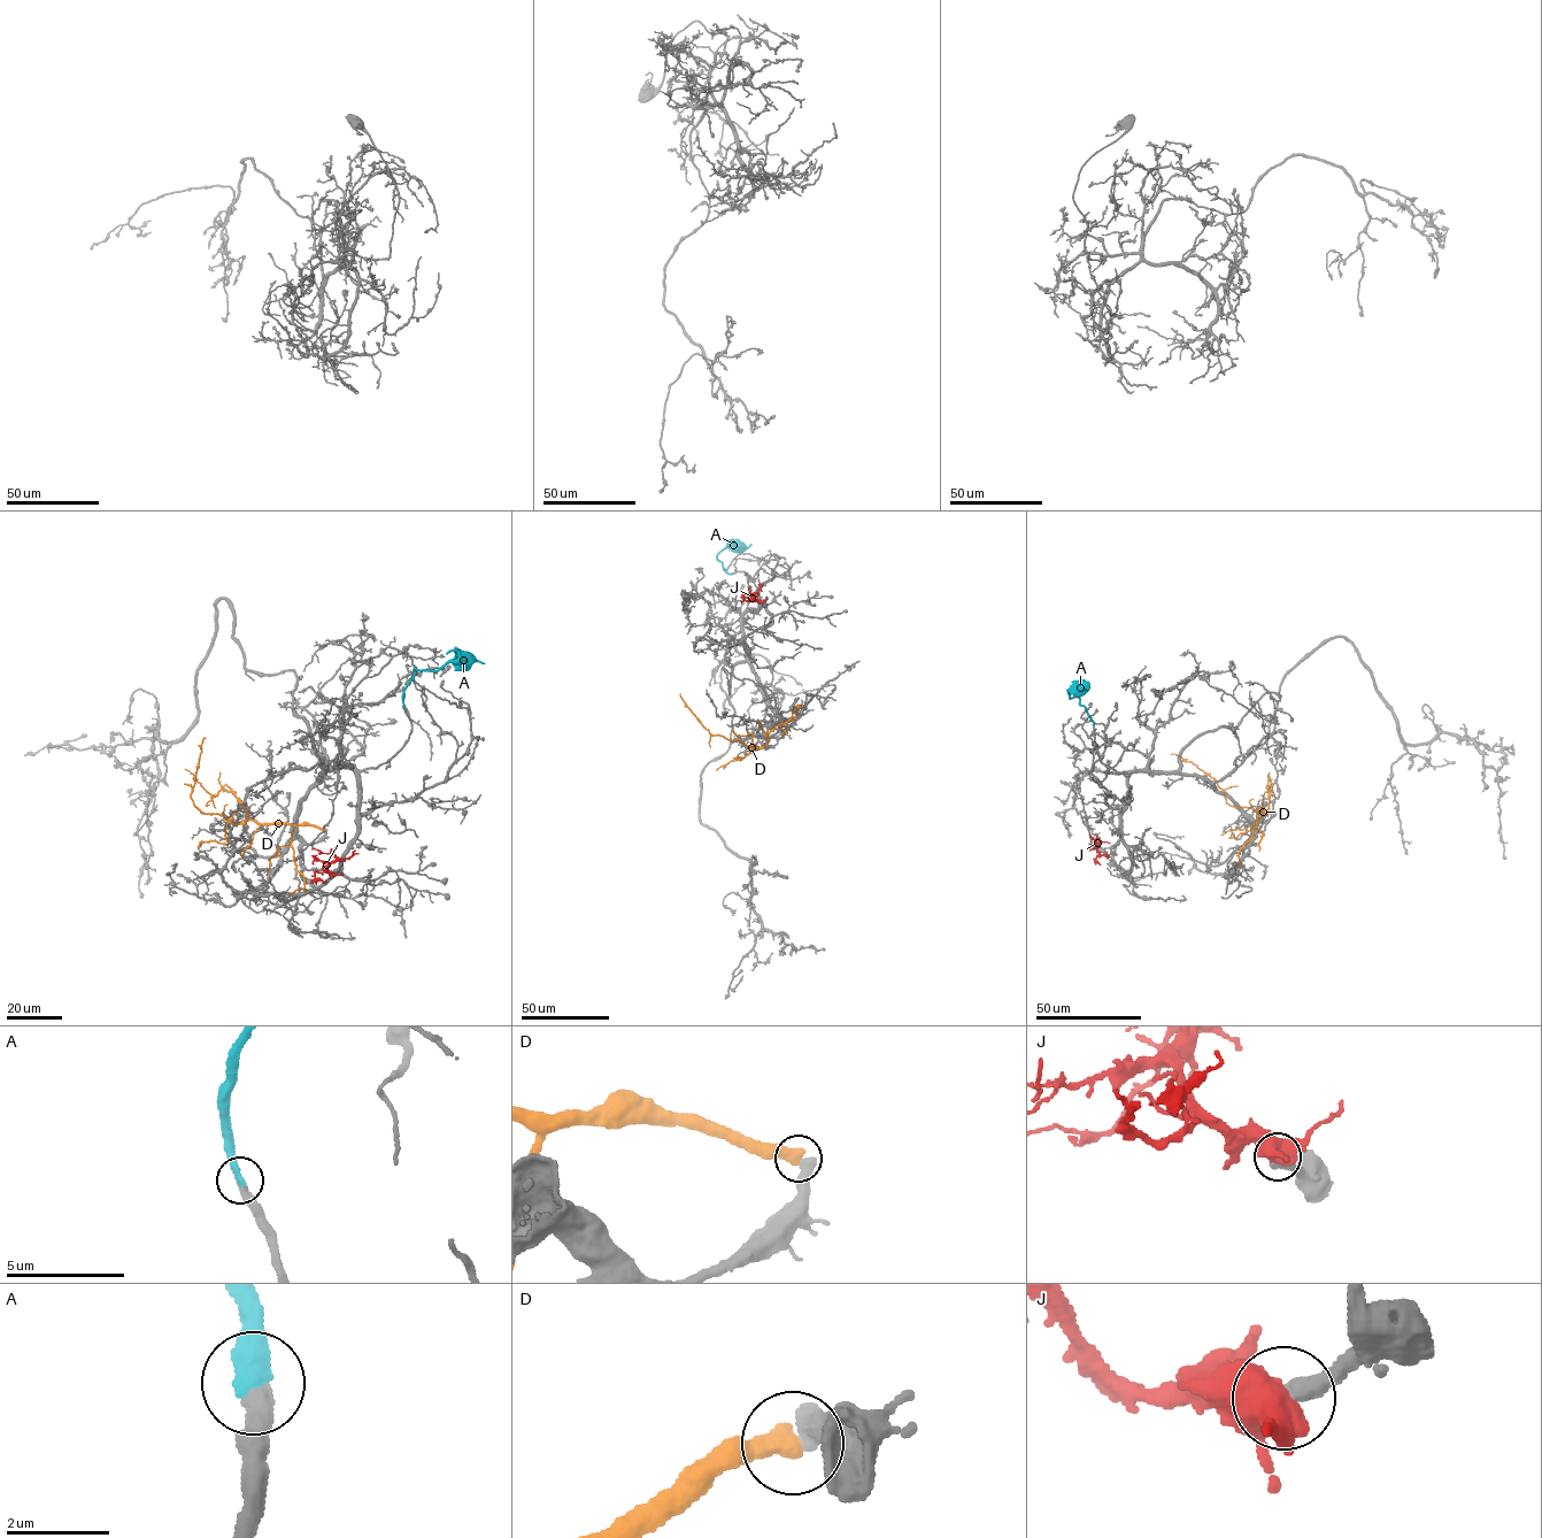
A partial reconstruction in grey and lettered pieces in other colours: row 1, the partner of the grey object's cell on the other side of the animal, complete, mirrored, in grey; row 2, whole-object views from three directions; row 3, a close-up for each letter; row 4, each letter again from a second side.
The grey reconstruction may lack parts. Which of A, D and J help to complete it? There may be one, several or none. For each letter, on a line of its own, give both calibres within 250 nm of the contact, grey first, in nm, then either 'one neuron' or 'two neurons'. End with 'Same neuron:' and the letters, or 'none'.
A: 400/400 nm | one neuron
D: 500/480 nm | two neurons
J: 420/500 nm | two neurons
Same neuron: A

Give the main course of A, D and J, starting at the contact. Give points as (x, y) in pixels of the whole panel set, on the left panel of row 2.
A: (405, 706), (402, 693), (414, 677), (414, 668), (437, 670), (455, 661), (484, 663)
D: (325, 829), (310, 825), (260, 824), (252, 820), (230, 823), (218, 814), (200, 812), (191, 791), (205, 738)
J: (331, 873), (326, 869), (336, 859), (311, 850)

